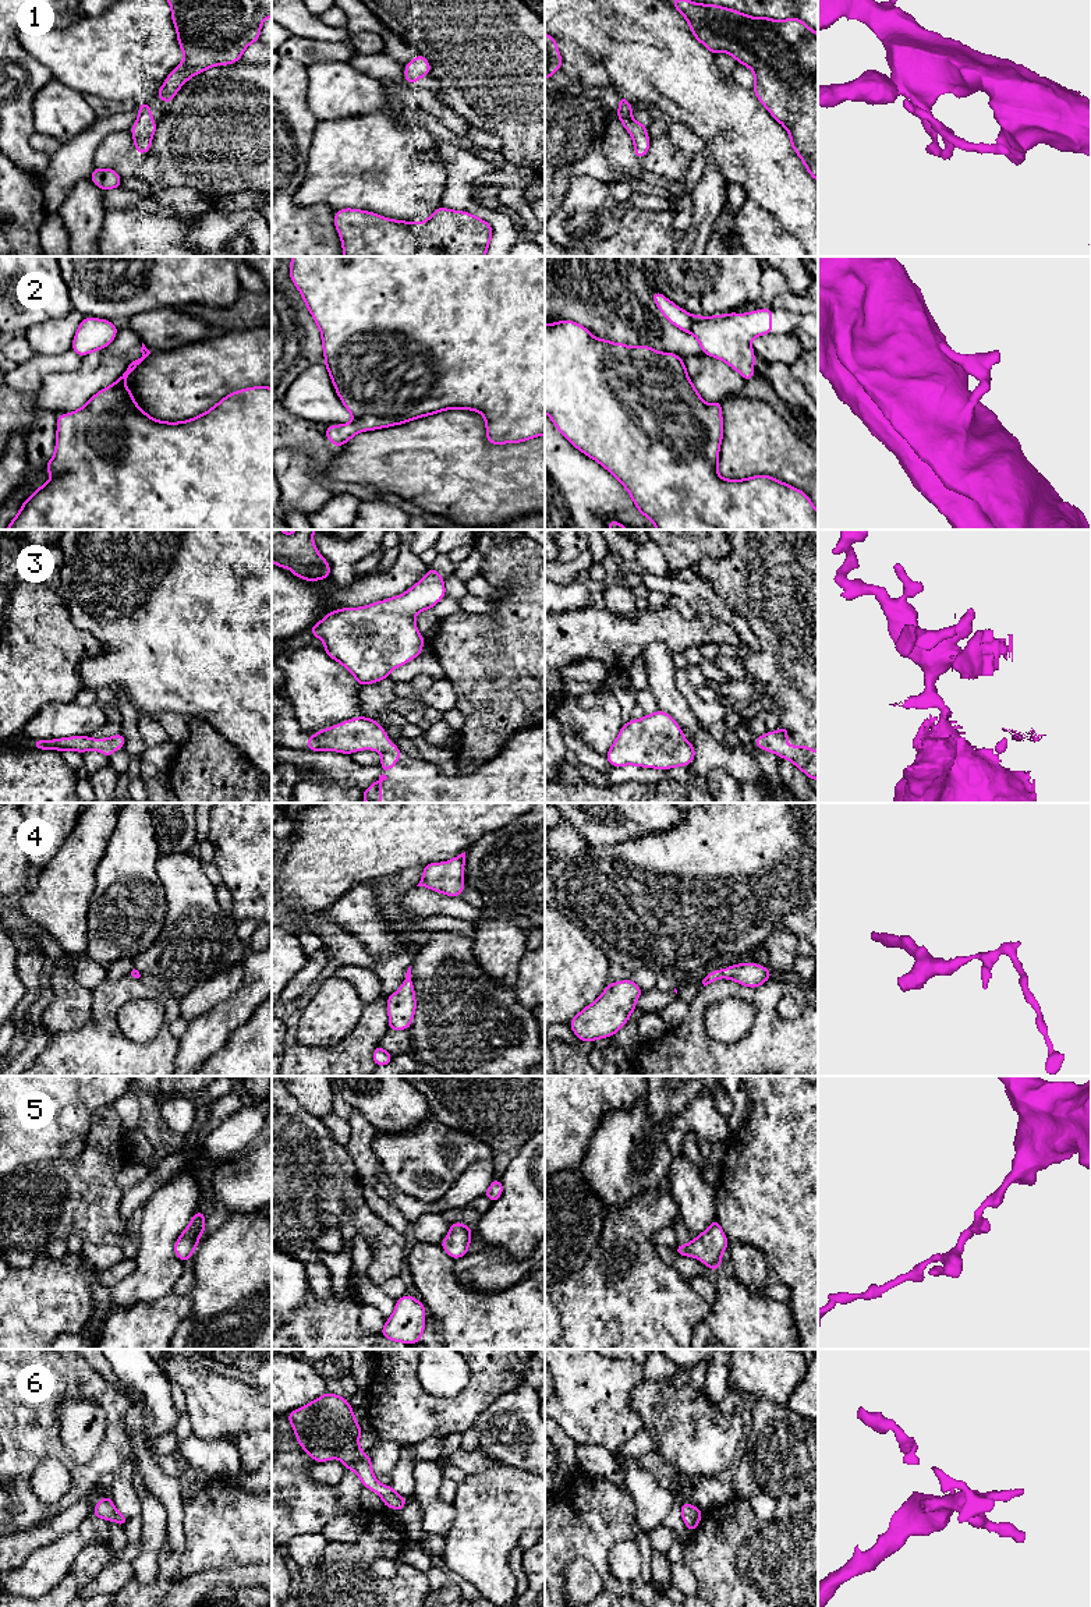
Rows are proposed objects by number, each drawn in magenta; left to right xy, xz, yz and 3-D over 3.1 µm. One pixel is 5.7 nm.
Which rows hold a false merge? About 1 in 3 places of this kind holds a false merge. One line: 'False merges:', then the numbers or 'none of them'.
False merges: none of them

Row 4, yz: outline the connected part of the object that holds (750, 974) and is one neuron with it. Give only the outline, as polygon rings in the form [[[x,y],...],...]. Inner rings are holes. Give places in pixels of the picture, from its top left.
[[[740,963],[723,970],[709,971],[702,980],[702,984],[705,987],[719,978],[730,978],[741,985],[757,988],[772,978],[772,974],[765,966],[759,966],[757,963]]]

